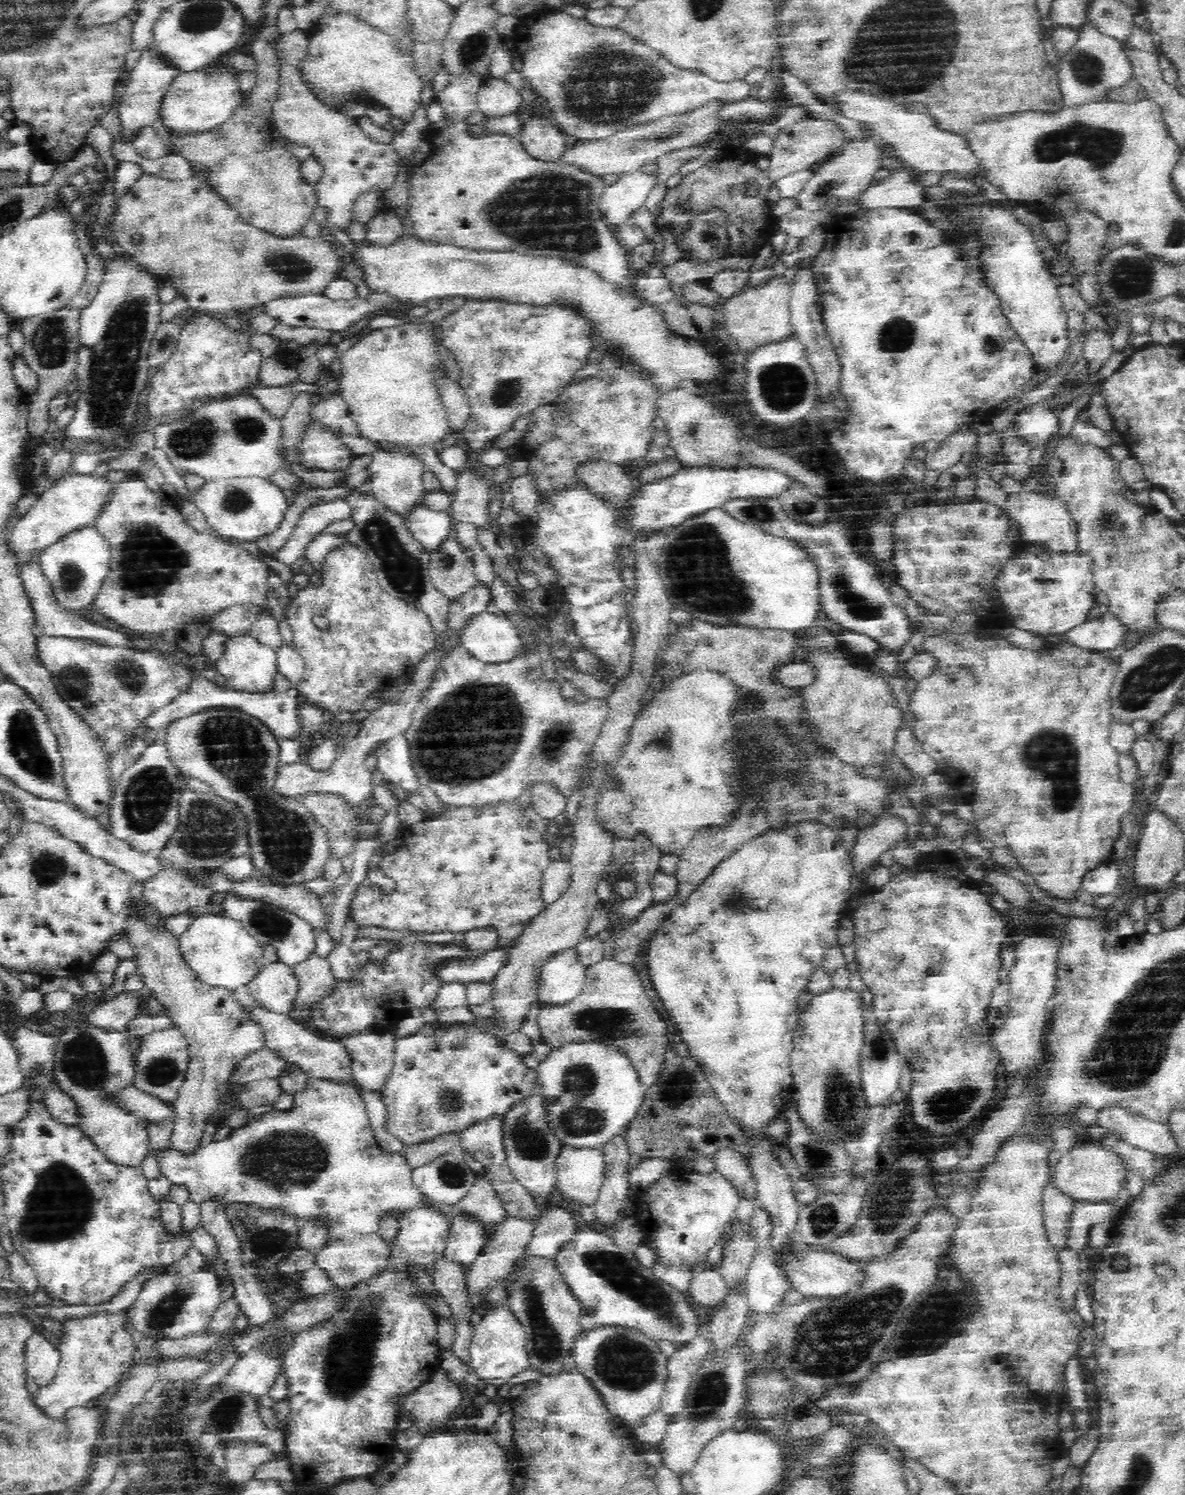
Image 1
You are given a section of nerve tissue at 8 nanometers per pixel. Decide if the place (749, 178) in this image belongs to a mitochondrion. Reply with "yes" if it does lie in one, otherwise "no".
no

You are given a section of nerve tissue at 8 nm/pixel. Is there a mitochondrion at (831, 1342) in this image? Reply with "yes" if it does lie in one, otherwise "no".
yes

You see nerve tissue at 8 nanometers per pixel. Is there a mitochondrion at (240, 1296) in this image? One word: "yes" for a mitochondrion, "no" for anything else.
no

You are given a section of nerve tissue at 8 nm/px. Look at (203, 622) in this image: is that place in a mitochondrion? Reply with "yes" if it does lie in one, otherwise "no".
no

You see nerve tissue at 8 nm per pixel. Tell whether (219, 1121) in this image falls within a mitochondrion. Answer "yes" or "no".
no

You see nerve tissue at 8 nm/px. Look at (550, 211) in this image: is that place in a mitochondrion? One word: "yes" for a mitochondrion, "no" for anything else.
yes

